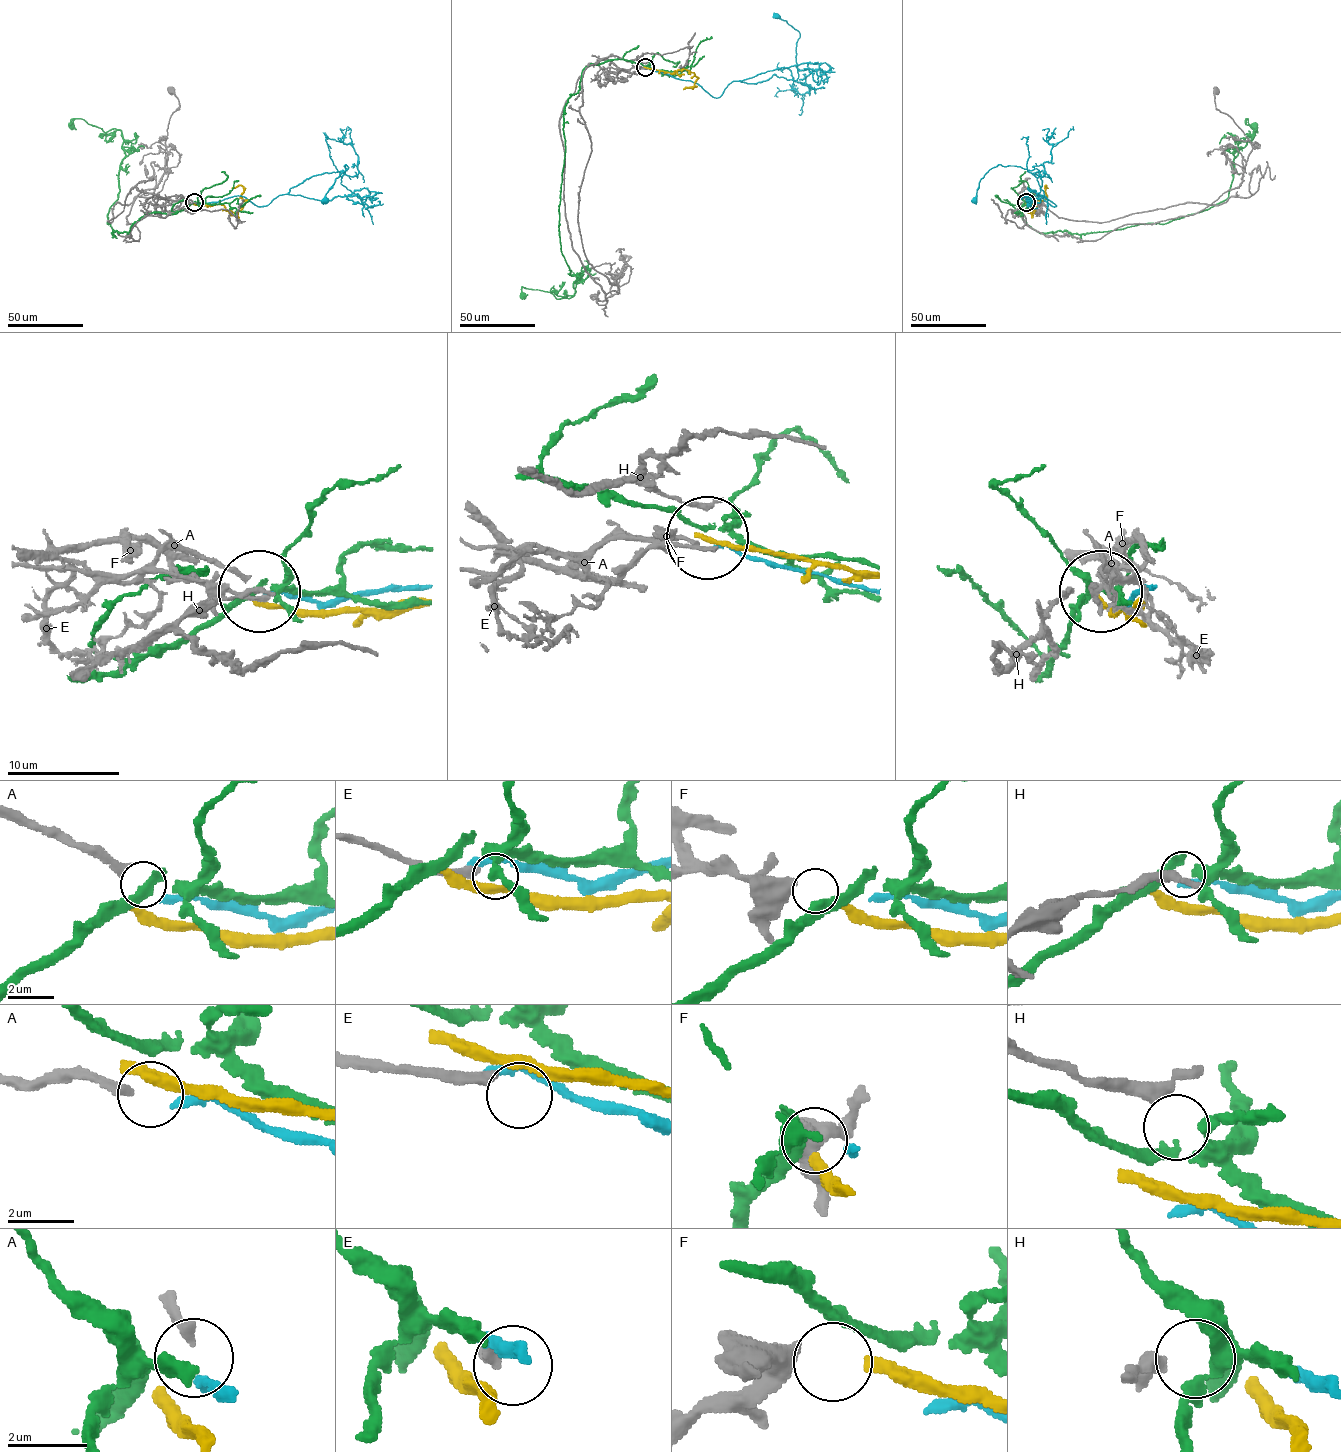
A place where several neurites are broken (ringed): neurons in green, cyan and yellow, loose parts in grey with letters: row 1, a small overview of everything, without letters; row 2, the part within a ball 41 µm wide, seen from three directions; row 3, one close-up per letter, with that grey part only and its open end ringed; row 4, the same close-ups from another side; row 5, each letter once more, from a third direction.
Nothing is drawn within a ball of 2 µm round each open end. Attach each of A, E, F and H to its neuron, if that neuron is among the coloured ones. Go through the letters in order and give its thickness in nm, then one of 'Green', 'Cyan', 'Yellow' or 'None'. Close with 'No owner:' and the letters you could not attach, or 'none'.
A: Thickness 280 nm. Cyan
E: Thickness 380 nm. None
F: Thickness 480 nm. Yellow
H: Thickness 360 nm. None
No owner: E, H

